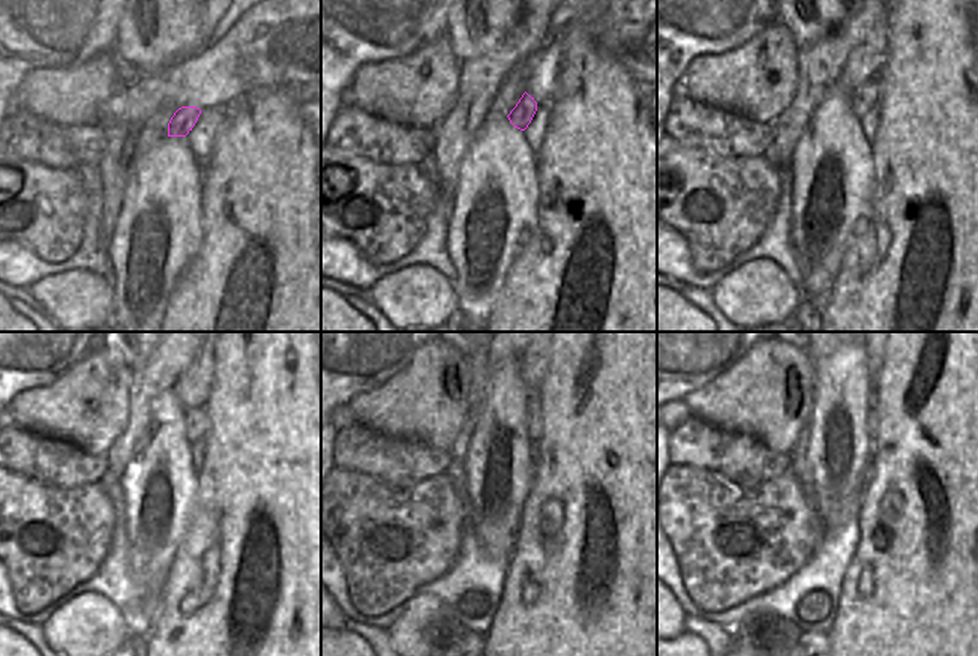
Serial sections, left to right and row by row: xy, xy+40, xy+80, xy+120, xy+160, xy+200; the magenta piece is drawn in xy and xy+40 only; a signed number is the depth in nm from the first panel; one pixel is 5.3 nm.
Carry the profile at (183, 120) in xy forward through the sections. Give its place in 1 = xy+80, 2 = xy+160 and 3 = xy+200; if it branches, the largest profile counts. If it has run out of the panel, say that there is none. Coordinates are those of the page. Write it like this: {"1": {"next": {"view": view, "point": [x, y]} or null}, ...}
{"1": {"next": {"view": "xy+80", "point": [863, 99]}}, "2": {"next": {"view": "xy+160", "point": [533, 419]}}, "3": {"next": {"view": "xy+200", "point": [872, 416]}}}

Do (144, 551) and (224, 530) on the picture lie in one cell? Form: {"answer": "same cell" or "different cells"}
{"answer": "different cells"}

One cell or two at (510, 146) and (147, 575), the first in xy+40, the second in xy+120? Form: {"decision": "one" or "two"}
{"decision": "one"}

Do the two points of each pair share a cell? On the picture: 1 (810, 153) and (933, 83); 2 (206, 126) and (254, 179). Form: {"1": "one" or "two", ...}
{"1": "two", "2": "two"}

